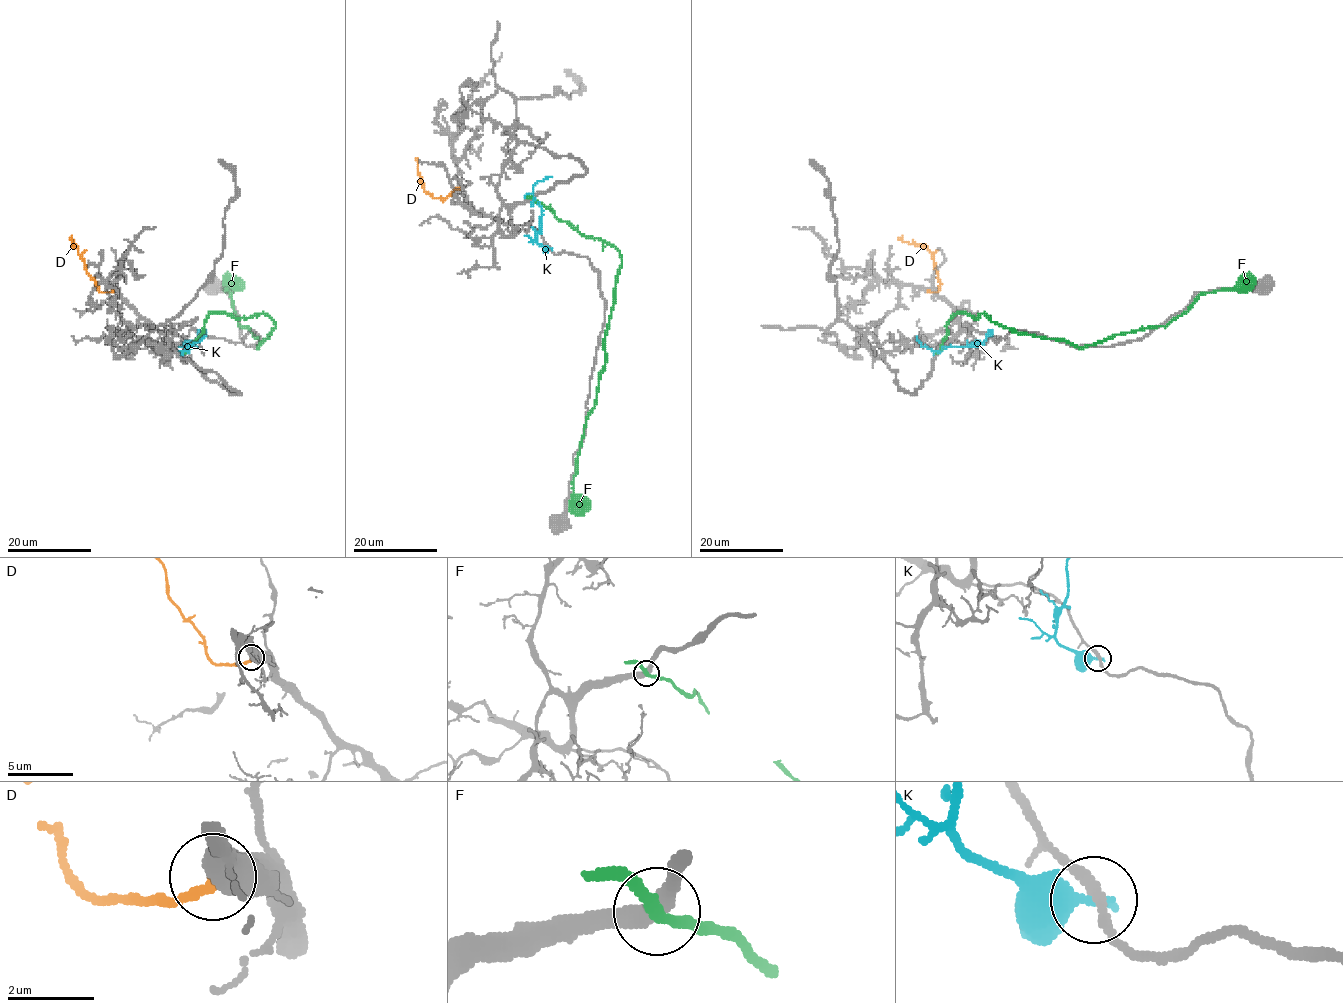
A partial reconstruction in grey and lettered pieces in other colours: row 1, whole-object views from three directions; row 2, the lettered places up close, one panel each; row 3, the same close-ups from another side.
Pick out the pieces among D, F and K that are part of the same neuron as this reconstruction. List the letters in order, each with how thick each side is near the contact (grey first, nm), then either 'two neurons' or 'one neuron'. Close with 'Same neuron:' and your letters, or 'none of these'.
D: calibres 550 and 220 nm; one neuron
F: calibres 400 and 260 nm; two neurons
K: calibres 220 and 480 nm; two neurons
Same neuron: D

